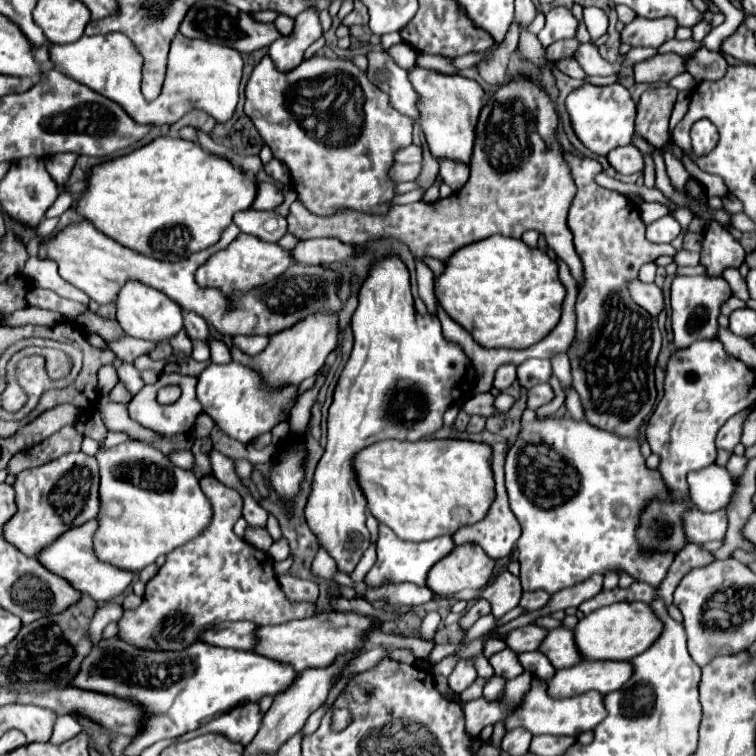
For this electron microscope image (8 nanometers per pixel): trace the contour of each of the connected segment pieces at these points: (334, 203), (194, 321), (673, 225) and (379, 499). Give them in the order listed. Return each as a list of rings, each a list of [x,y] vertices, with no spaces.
[[[264,56],[248,80],[244,112],[258,128],[262,140],[272,148],[274,158],[288,166],[298,200],[312,214],[334,216],[344,208],[378,216],[388,214],[392,200],[398,194],[396,182],[390,180],[388,172],[394,164],[396,152],[412,144],[414,120],[394,110],[388,104],[388,96],[380,92],[366,78],[366,72],[358,70],[350,60],[312,56],[296,70],[280,74],[272,66],[272,60]]]
[[[182,310],[182,318],[184,318],[184,328],[188,332],[188,336],[192,338],[208,338],[208,324],[204,322],[204,318],[200,318],[196,312],[190,310]]]
[[[664,216],[646,228],[646,238],[654,244],[668,244],[680,234],[680,224],[672,216]]]
[[[382,440],[364,448],[356,458],[354,466],[358,472],[360,488],[368,500],[372,516],[386,524],[400,540],[422,542],[438,536],[452,536],[462,526],[472,526],[488,514],[494,502],[494,474],[492,474],[492,446],[472,440]]]

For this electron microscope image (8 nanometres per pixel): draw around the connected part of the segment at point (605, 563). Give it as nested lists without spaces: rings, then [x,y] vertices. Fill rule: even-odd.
[[[526,408],[520,416],[520,432],[508,450],[504,470],[510,510],[522,526],[520,580],[524,590],[546,590],[554,594],[584,582],[592,572],[602,574],[606,568],[622,568],[636,580],[648,584],[658,584],[668,572],[674,554],[644,554],[634,538],[640,510],[652,498],[670,498],[658,470],[646,468],[638,440],[616,438],[616,434],[598,430],[586,420],[536,418],[536,412]]]

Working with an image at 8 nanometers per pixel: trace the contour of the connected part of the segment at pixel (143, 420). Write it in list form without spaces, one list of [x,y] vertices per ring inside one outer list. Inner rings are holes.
[[[162,374],[158,382],[146,384],[130,402],[128,414],[132,420],[140,422],[144,428],[150,428],[162,436],[176,436],[176,434],[186,434],[192,430],[198,414],[202,412],[202,404],[196,400],[196,376],[180,376],[180,374]],[[162,384],[178,384],[182,388],[182,396],[174,404],[160,404],[156,400],[156,392],[160,390]]]

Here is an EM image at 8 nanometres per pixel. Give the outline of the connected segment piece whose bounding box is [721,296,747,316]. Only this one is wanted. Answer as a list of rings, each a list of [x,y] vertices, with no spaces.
[[[731,296],[721,308],[721,314],[729,316],[733,311],[741,308],[746,308],[747,305],[744,301],[740,300],[735,296]]]

